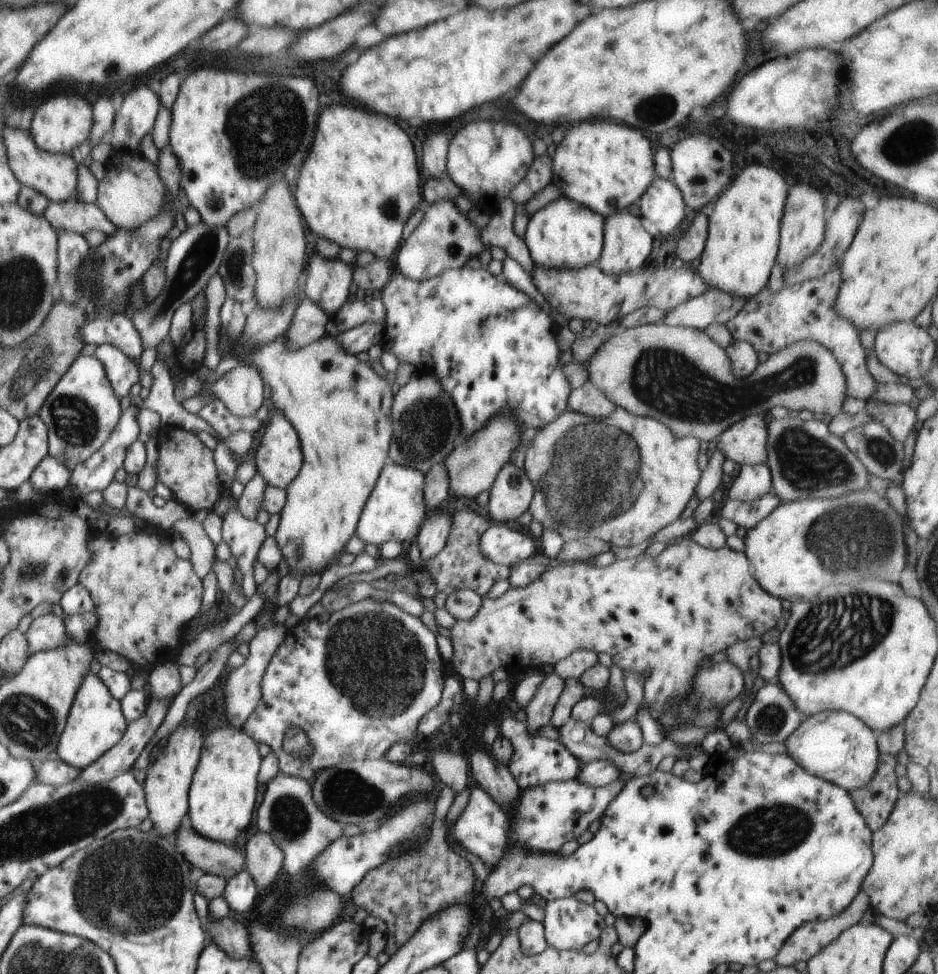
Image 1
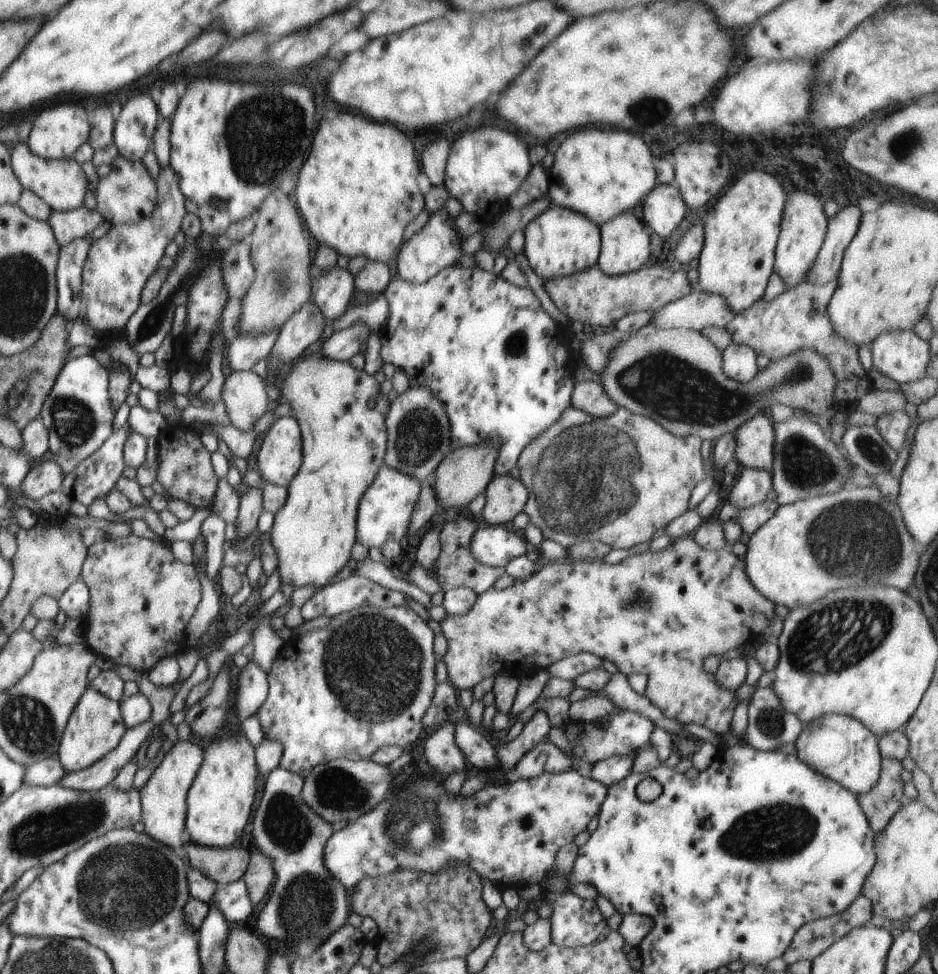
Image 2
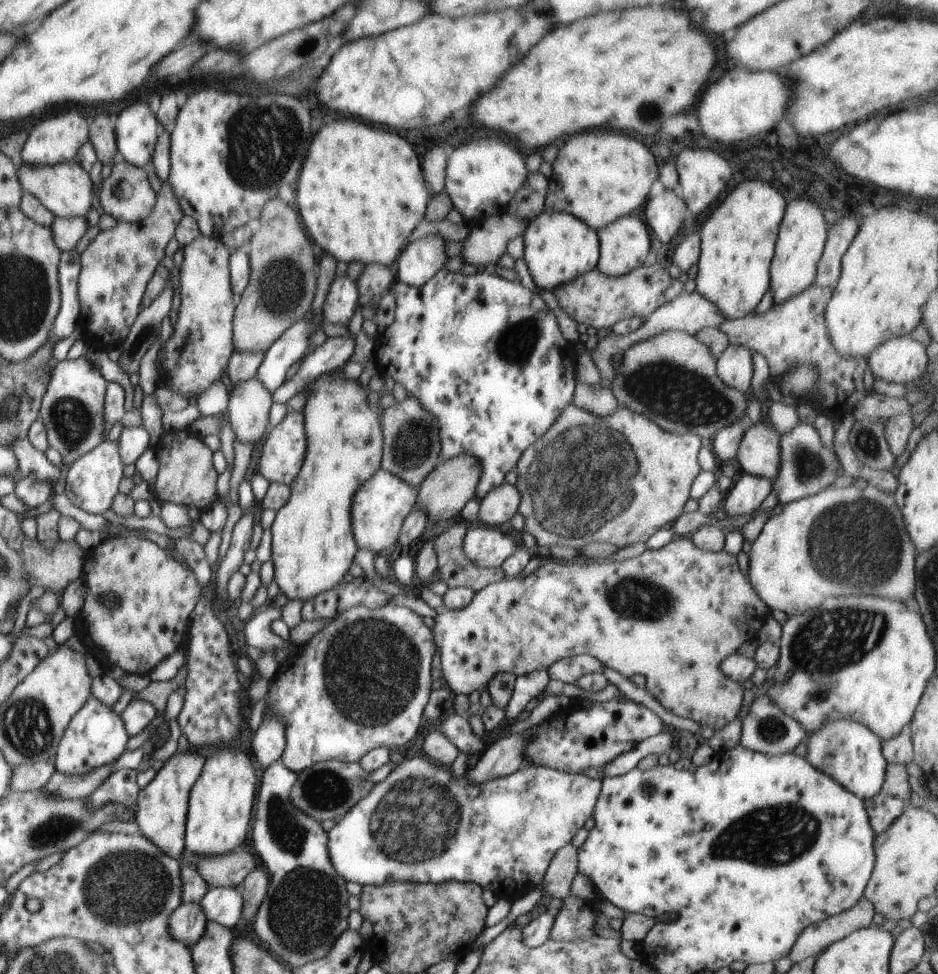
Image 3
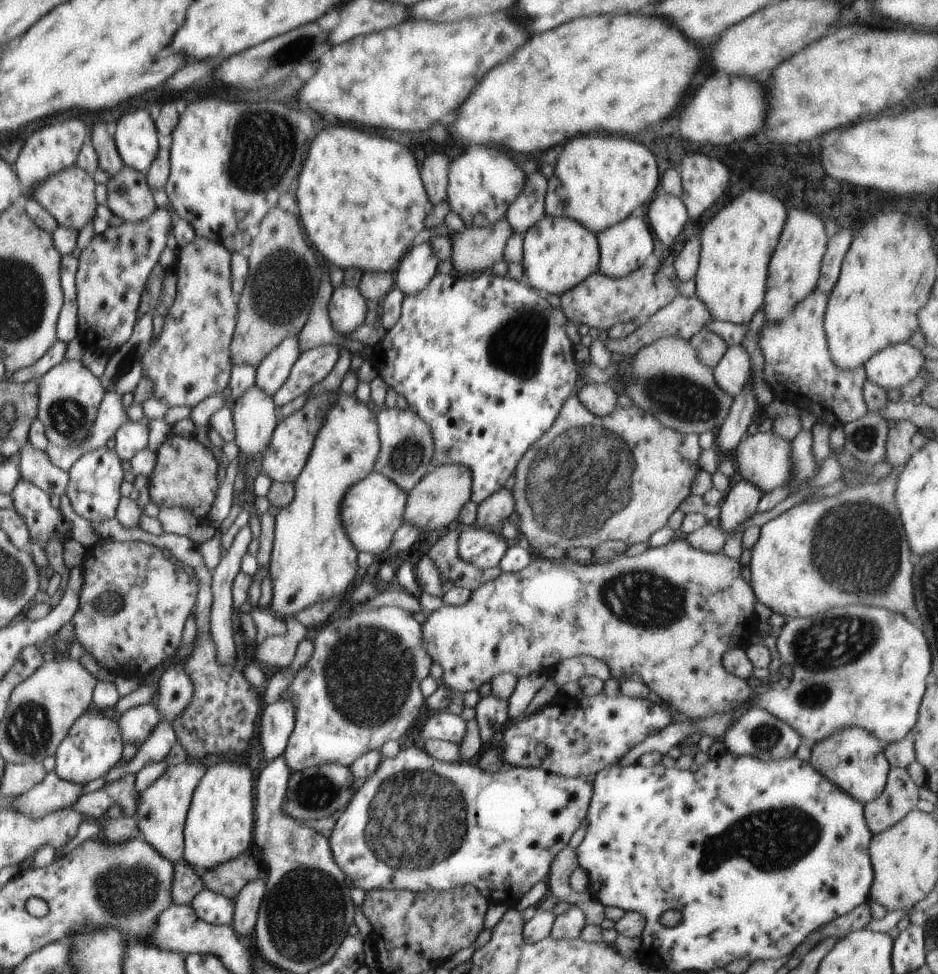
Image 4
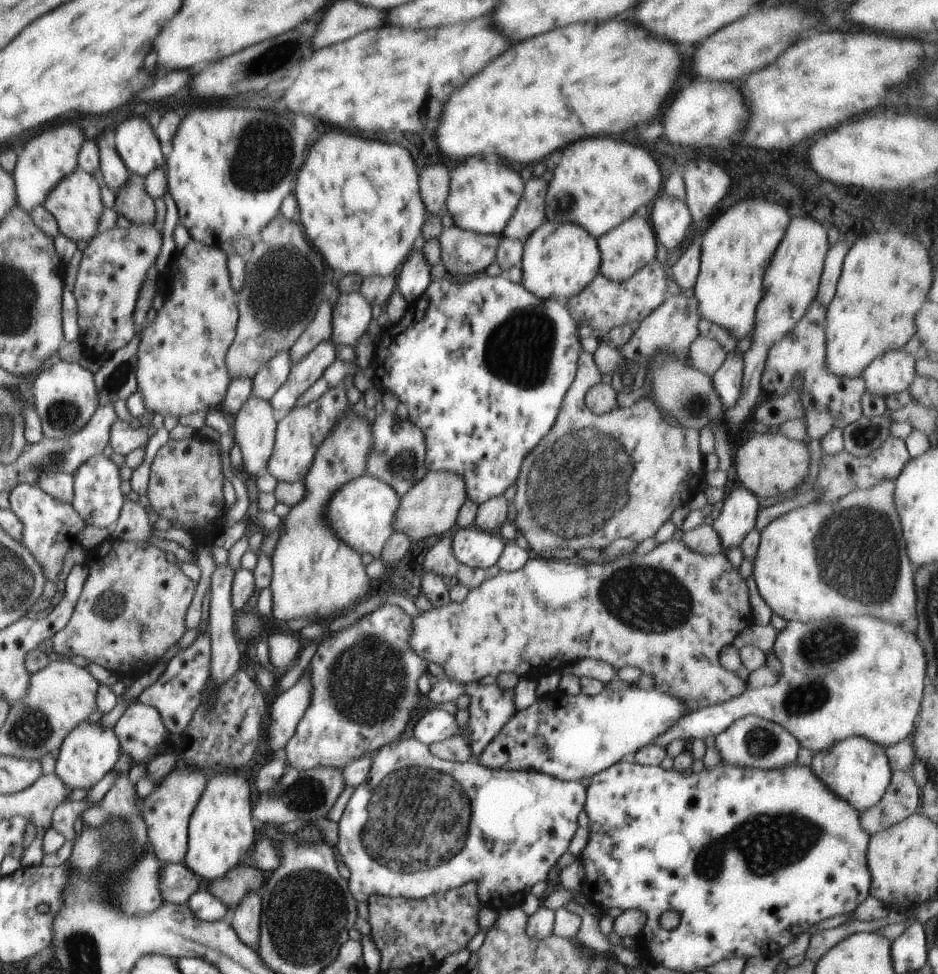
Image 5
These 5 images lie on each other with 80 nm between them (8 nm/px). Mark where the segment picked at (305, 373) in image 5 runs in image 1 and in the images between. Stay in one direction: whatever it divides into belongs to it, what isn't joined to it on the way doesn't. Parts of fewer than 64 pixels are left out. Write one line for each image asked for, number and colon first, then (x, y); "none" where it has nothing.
1: (360, 339)
2: (343, 345)
3: (332, 354)
4: (313, 365)

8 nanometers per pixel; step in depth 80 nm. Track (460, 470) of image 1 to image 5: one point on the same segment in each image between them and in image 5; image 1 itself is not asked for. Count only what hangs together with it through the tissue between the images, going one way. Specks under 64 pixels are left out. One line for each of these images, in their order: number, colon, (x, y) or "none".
2: (464, 473)
3: (443, 493)
4: (435, 502)
5: (431, 506)

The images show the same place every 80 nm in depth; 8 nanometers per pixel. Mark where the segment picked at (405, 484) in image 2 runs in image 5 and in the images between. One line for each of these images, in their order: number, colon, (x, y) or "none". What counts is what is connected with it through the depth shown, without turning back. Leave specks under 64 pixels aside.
3: (380, 506)
4: (372, 511)
5: (362, 513)

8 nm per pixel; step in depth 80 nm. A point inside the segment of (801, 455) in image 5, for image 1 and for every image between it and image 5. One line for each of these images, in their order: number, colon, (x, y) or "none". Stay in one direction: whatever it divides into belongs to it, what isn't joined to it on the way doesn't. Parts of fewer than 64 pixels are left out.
1: (745, 443)
2: (754, 440)
3: (759, 452)
4: (764, 458)

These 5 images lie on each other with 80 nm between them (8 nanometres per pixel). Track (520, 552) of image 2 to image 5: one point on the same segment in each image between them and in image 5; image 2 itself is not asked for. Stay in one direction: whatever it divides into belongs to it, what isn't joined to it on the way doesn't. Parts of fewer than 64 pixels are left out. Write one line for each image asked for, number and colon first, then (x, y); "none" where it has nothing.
3: (487, 547)
4: (482, 548)
5: (474, 548)

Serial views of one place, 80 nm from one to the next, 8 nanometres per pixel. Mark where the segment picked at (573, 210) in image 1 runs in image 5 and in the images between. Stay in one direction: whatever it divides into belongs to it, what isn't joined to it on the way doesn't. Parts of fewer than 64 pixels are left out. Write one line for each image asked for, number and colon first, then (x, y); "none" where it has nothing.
2: (560, 241)
3: (558, 247)
4: (558, 252)
5: (559, 259)

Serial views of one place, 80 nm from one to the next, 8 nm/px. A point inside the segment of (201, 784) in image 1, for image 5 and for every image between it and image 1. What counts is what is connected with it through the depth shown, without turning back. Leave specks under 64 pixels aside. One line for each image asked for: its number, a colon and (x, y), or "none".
2: (219, 804)
3: (220, 804)
4: (219, 826)
5: (220, 831)

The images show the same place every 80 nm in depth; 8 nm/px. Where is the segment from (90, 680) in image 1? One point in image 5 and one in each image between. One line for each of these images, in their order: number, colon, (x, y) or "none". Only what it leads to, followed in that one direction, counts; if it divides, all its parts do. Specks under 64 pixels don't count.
2: (96, 727)
3: (96, 735)
4: (93, 745)
5: (90, 751)

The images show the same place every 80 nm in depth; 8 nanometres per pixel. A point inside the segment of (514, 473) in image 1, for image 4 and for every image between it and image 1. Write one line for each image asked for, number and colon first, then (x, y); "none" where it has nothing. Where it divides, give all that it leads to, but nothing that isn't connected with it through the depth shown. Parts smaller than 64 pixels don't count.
2: (506, 496)
3: (498, 506)
4: (492, 511)

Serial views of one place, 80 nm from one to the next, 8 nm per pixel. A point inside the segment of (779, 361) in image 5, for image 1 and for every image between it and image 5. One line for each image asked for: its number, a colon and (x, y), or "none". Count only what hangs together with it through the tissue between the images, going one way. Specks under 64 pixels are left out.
1: (770, 321)
2: (797, 319)
3: (795, 331)
4: (798, 366)

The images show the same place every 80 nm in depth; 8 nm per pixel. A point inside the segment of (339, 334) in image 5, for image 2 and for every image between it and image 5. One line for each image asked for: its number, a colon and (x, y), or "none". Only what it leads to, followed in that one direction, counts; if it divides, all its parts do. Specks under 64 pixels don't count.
2: (332, 292)
3: (340, 301)
4: (347, 309)

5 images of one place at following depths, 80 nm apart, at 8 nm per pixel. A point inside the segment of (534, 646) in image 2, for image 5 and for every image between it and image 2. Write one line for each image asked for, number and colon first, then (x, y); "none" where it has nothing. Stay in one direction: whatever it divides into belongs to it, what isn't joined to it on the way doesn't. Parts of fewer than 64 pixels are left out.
3: (674, 614)
4: (669, 614)
5: (670, 612)

